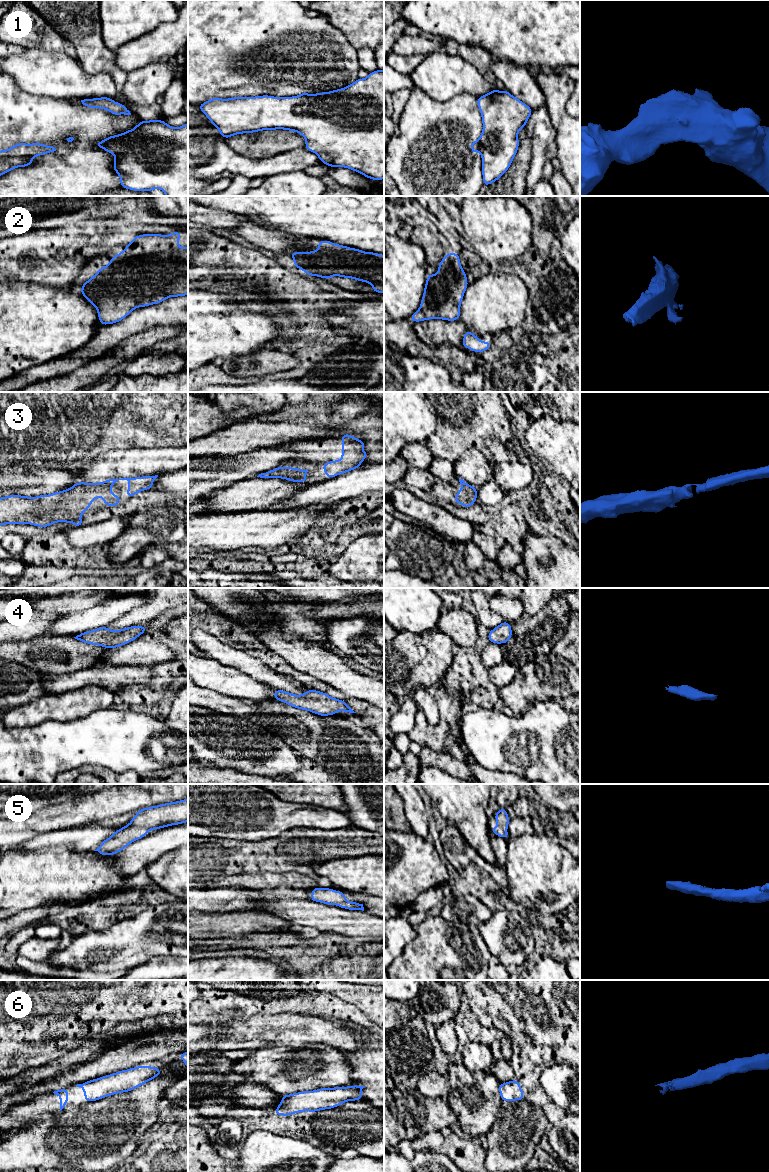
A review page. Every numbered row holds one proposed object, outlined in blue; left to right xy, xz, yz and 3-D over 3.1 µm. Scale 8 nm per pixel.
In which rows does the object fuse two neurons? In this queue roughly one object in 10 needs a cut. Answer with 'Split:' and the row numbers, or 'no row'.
Split: 1

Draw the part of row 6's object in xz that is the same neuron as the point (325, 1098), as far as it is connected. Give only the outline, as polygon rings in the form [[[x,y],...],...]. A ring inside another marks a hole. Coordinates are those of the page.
[[[359,1085],[341,1086],[283,1095],[281,1103],[278,1104],[274,1113],[279,1116],[288,1116],[303,1111],[316,1112],[332,1109],[347,1101],[361,1100],[364,1087]]]

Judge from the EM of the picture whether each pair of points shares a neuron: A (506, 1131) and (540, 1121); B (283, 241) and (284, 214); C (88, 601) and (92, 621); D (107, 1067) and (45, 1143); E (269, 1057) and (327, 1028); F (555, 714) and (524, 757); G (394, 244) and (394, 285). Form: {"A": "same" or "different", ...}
{"A": "same", "B": "different", "C": "different", "D": "different", "E": "different", "F": "same", "G": "same"}

